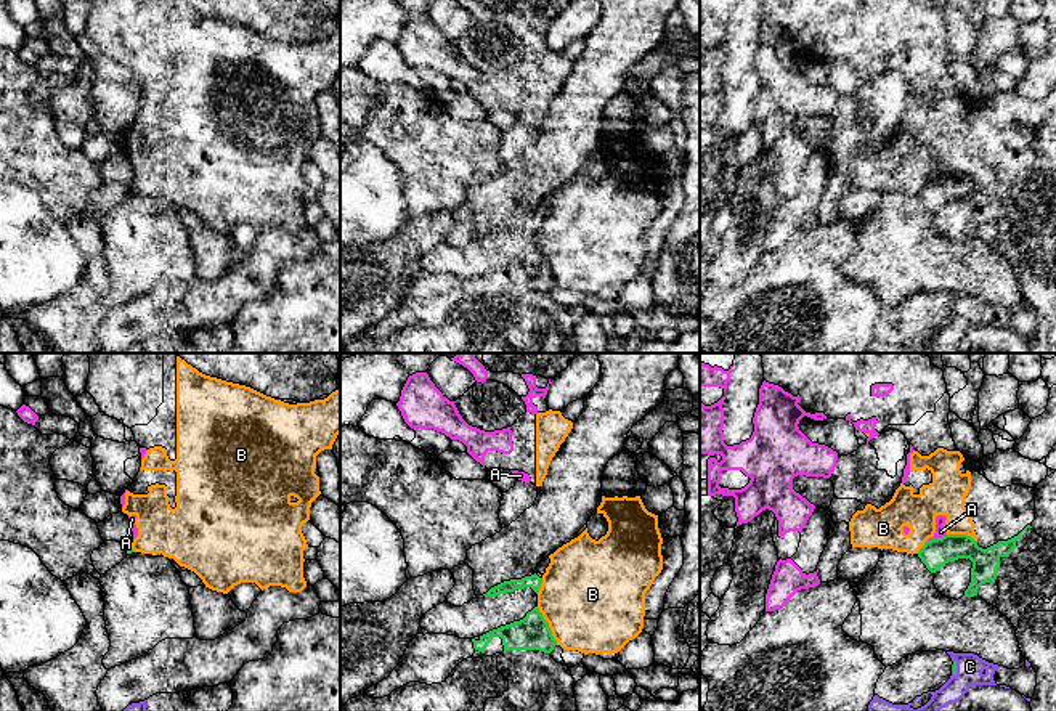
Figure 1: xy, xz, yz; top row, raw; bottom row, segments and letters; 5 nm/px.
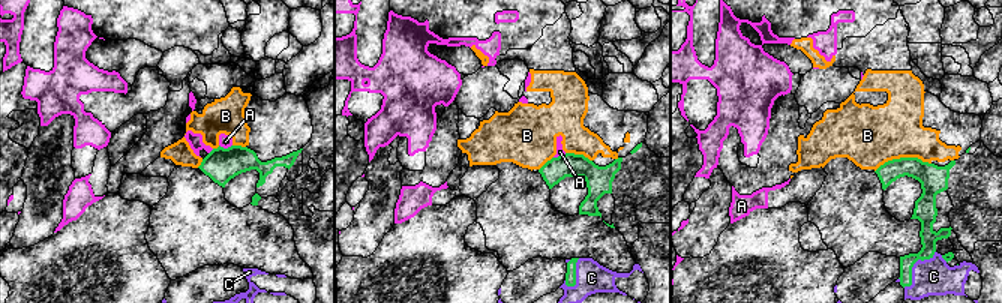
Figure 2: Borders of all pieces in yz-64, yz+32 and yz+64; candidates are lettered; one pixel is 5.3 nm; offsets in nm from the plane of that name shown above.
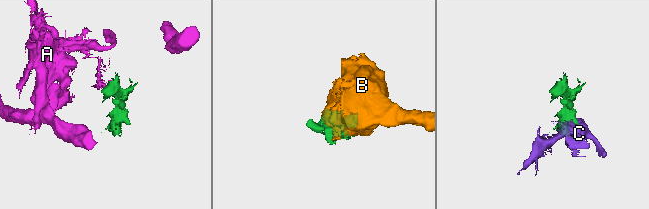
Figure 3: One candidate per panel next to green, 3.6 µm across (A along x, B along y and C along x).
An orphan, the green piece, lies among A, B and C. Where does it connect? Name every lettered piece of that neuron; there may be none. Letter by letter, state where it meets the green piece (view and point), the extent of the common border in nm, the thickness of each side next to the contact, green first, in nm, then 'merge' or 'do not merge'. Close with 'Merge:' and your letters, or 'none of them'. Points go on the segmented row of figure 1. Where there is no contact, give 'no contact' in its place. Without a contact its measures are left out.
A: contact yz (938, 538); length 100 nm; calibres 140 and 50 nm; do not merge
B: contact xz (548, 626); length 220 nm; calibres 170 and 480 nm; do not merge
C: contact yz (955, 668); length 90 nm; calibres 20 and 140 nm; do not merge
Merge: none of them

